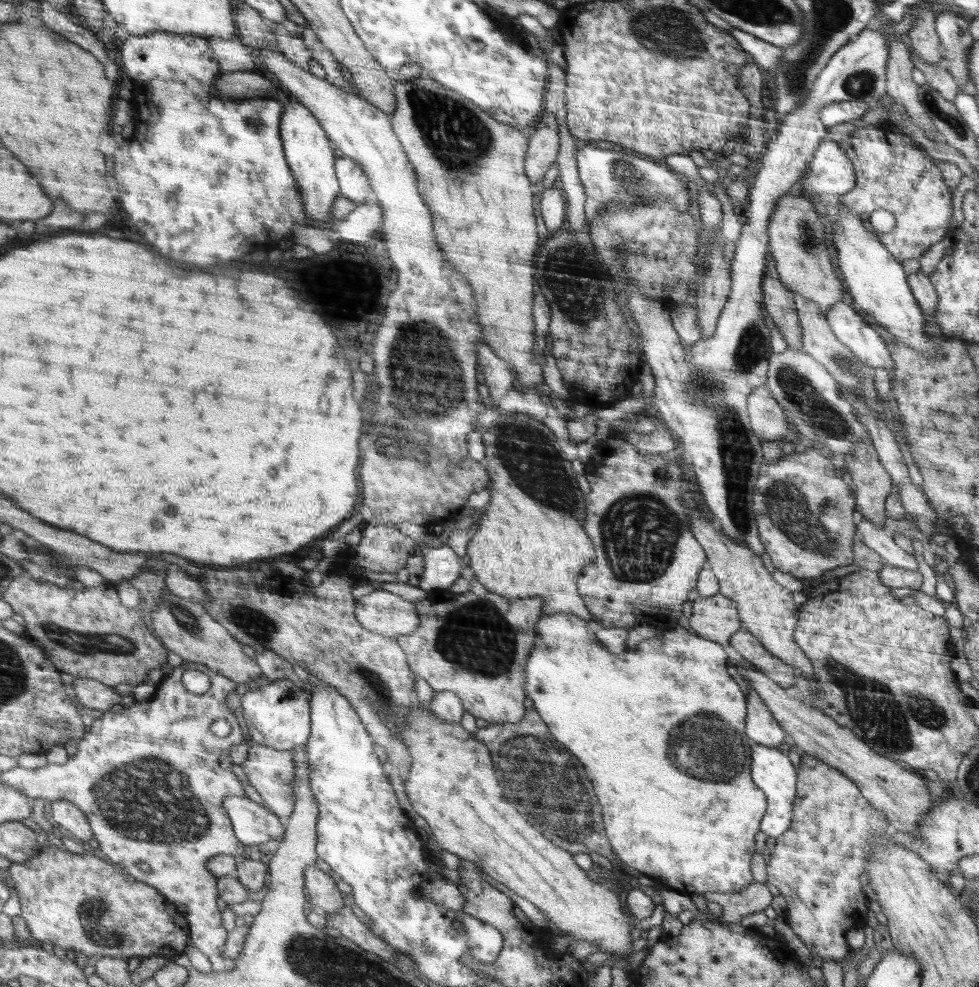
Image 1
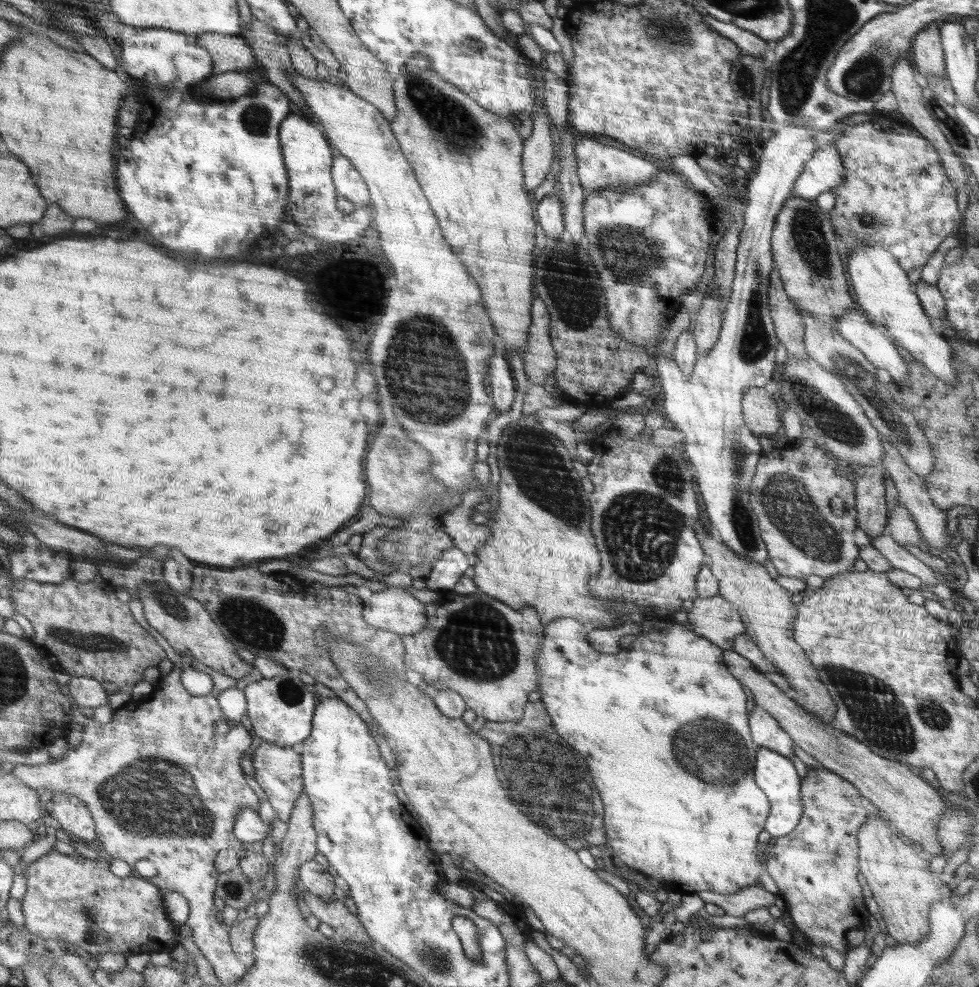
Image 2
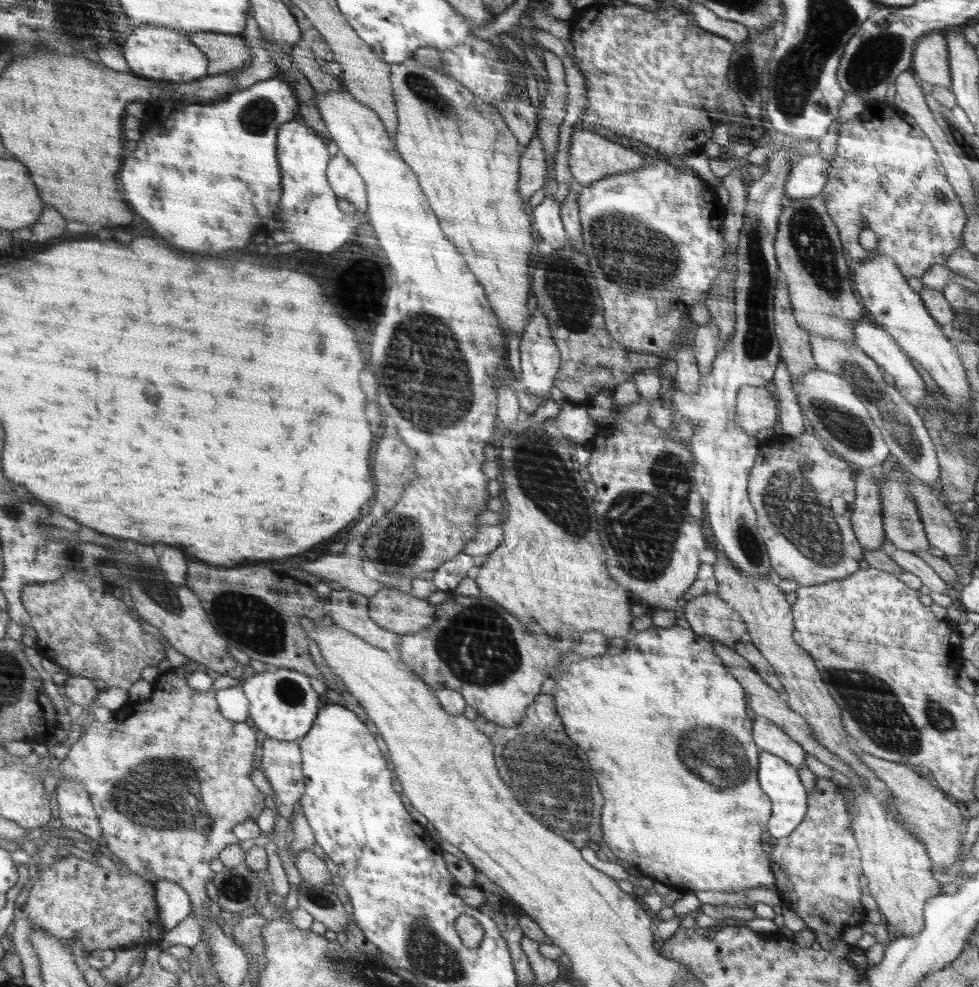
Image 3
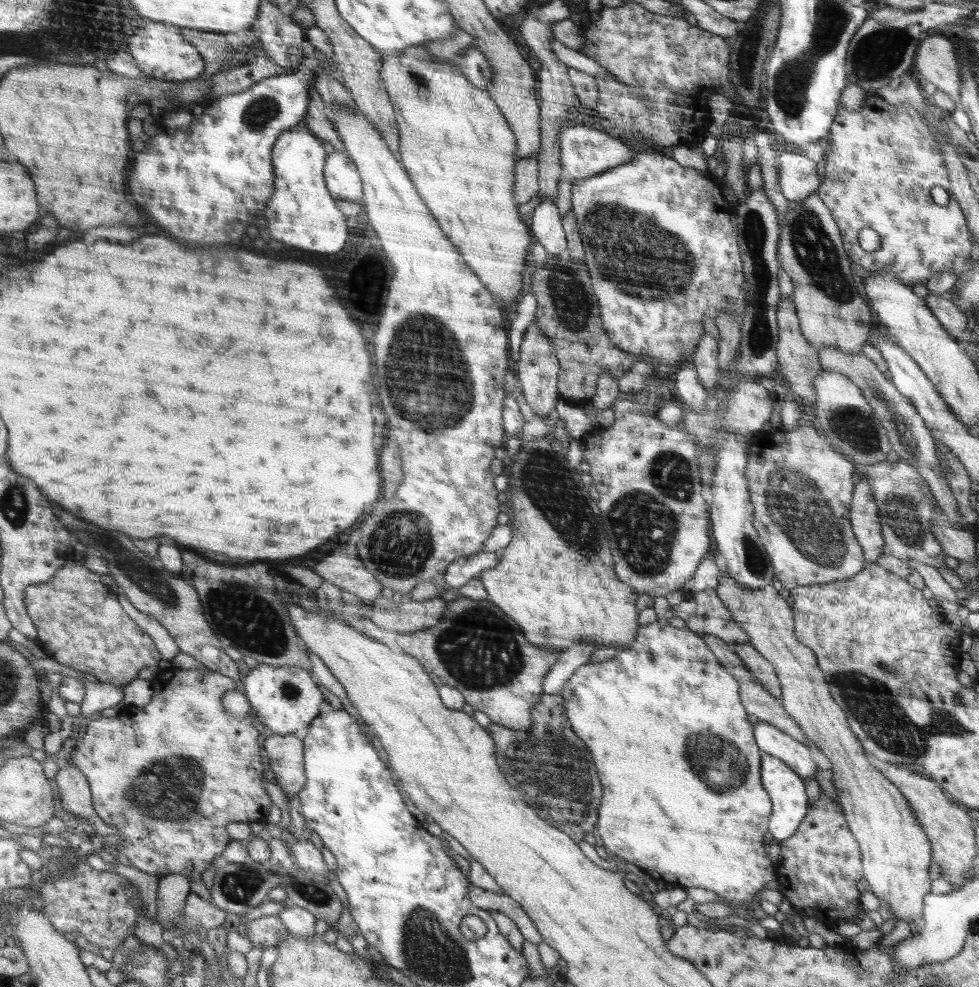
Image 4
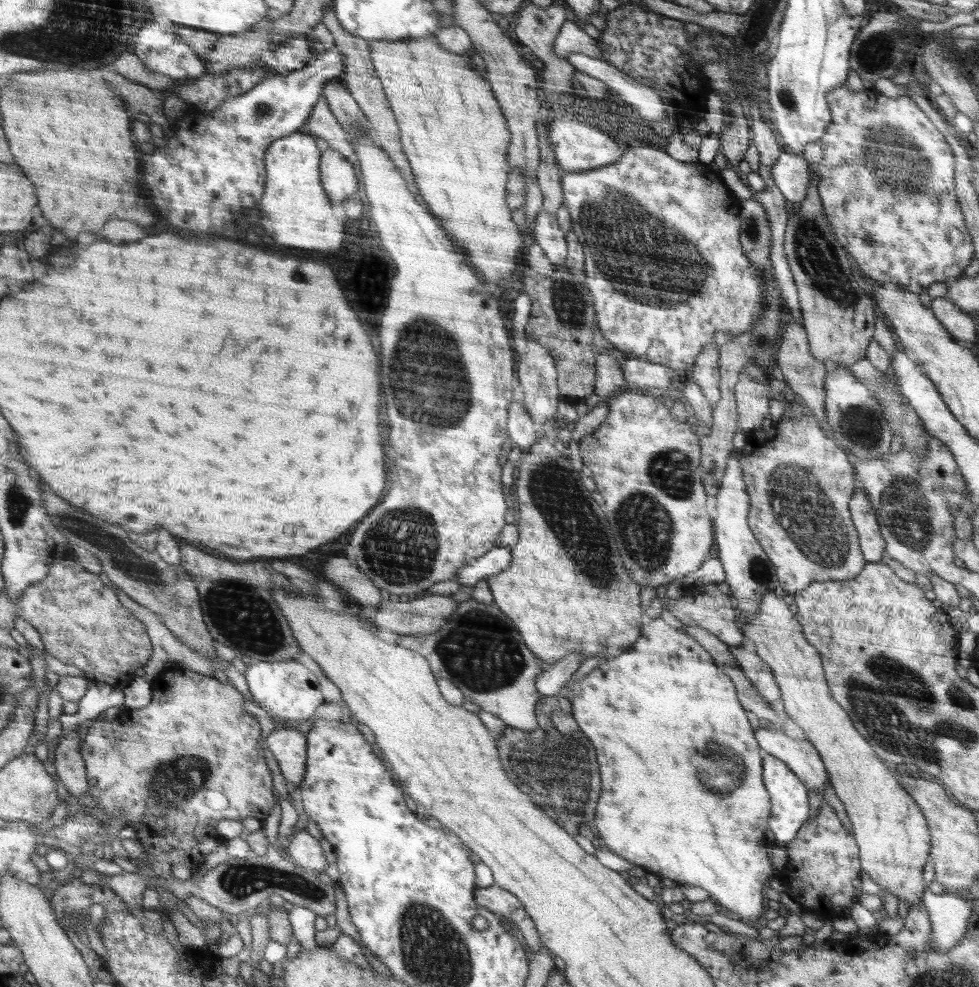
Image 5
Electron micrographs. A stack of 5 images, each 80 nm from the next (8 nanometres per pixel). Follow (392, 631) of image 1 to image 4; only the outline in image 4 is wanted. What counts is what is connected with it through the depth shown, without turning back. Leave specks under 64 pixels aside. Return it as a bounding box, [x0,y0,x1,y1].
[372,592,447,632]

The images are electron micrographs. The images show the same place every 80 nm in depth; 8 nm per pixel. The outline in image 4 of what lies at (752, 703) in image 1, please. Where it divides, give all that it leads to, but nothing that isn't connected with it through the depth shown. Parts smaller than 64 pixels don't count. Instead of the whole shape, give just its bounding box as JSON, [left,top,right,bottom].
[755,721,818,779]

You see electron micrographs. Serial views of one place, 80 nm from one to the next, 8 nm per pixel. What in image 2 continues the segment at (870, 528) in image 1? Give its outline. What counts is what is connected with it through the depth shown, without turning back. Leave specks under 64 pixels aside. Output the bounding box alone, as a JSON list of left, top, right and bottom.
[870,536,940,588]

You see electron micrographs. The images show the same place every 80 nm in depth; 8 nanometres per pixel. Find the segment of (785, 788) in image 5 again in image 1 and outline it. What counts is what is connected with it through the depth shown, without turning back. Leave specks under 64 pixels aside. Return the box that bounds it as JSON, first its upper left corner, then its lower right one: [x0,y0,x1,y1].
[751,744,797,838]

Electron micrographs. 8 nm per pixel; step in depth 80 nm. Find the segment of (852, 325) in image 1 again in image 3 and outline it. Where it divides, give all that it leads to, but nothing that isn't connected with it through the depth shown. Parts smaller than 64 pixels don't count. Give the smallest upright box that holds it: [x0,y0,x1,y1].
[854,318,926,406]

